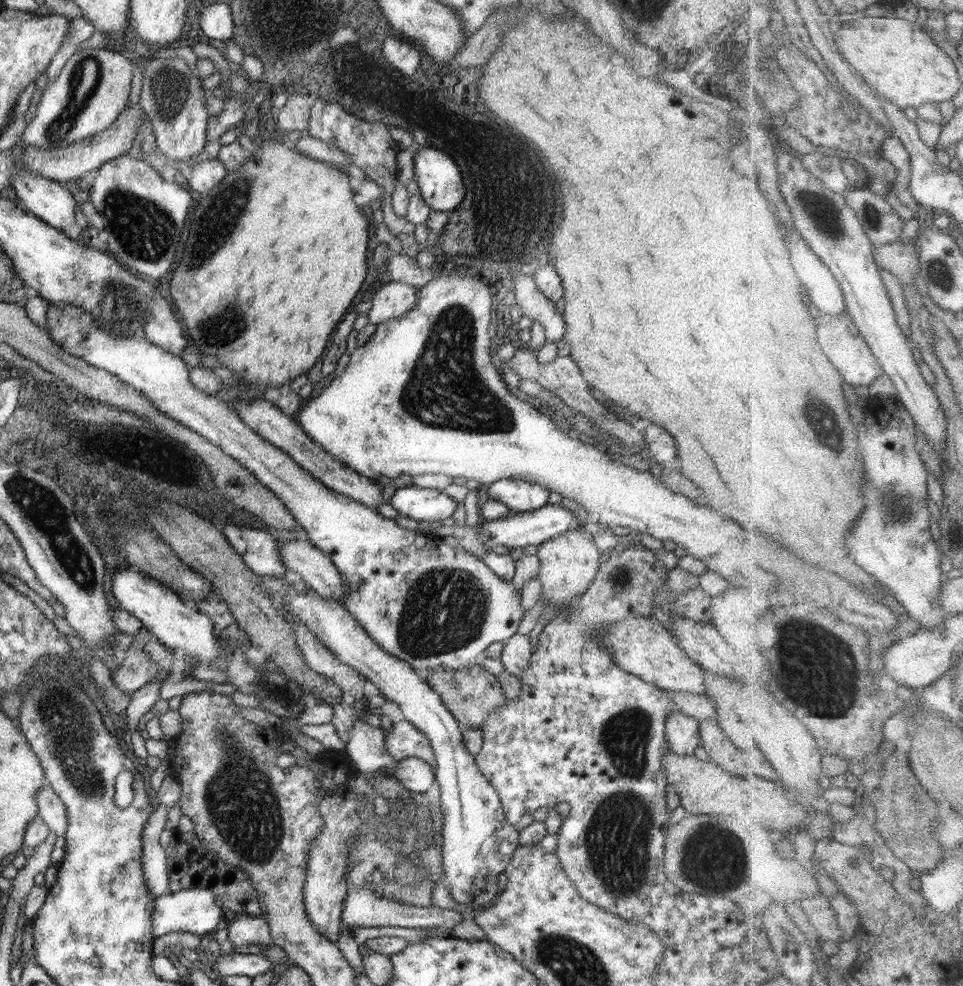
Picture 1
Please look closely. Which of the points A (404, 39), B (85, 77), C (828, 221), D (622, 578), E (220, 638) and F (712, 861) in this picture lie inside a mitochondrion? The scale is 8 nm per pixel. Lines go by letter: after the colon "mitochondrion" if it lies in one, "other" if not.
A: other
B: mitochondrion
C: mitochondrion
D: other
E: other
F: mitochondrion

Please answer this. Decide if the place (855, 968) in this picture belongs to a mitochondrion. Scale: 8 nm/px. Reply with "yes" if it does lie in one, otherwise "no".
no

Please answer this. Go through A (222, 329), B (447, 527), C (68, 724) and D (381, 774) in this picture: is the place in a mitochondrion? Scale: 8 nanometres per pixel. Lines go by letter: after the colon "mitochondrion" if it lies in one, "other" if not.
A: mitochondrion
B: other
C: mitochondrion
D: mitochondrion

